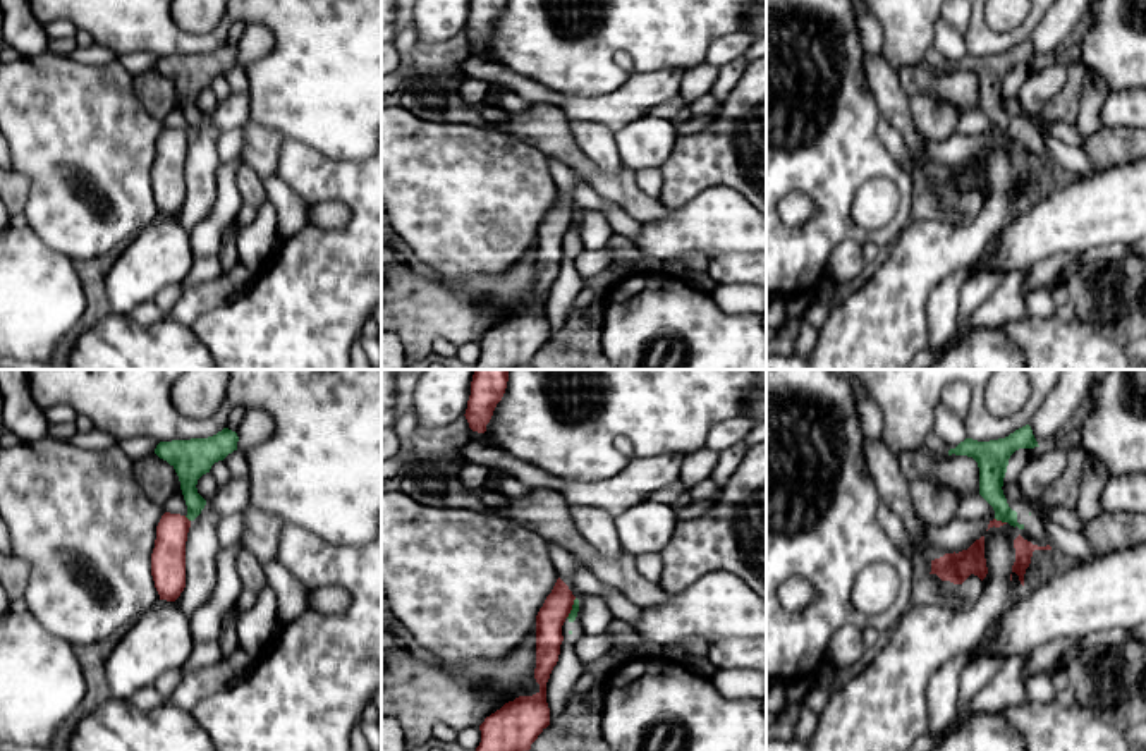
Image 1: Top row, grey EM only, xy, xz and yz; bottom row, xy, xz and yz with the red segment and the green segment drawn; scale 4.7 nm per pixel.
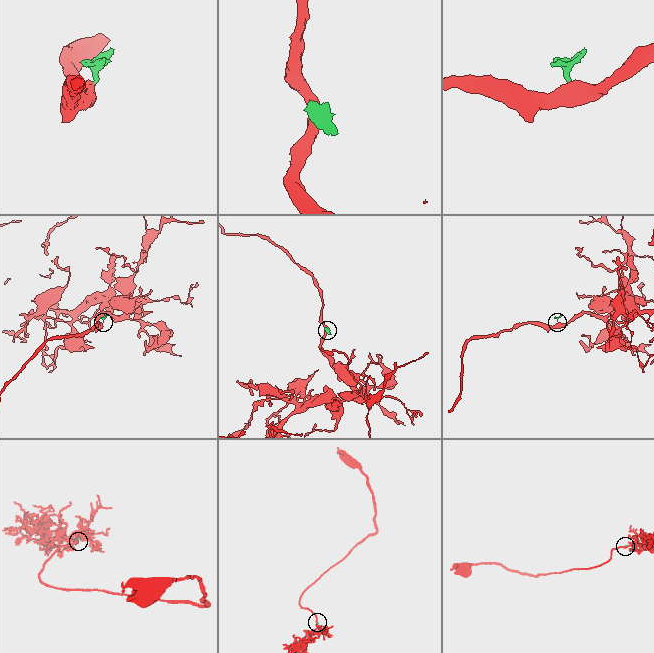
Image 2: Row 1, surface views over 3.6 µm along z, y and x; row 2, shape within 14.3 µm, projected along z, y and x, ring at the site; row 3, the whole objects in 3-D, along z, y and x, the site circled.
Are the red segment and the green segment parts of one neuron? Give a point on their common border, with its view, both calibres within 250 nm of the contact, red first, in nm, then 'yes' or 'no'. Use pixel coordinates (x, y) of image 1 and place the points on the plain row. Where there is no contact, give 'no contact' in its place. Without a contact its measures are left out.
xy (188, 134) | 160/140 nm | no

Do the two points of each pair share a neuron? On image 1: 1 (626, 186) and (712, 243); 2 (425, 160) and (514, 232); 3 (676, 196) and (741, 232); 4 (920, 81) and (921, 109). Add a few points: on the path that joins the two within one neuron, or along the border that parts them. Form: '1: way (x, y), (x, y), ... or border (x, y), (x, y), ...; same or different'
1: border (669, 212), (643, 225); different
2: way (447, 183), (492, 222); same
3: border (722, 184), (703, 189), (669, 212); different
4: border (911, 95), (932, 93), (957, 107); different

